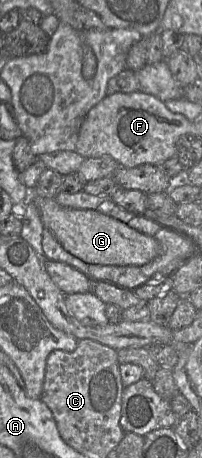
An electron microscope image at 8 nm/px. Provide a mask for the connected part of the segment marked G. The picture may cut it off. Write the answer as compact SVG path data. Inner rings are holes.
M35 198L44 228L47 228L63 248L90 264L142 266L160 253L159 242L151 236L130 228L127 224L96 210L70 209L60 206L54 198Z

